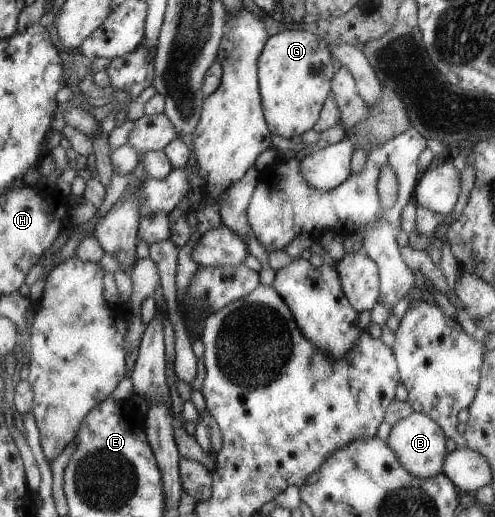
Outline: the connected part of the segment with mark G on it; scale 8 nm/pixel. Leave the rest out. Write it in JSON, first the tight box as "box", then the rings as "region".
{"box":[257,28,336,139],"region":[[[289,28],[268,38],[257,65],[263,111],[273,134],[292,139],[311,129],[336,75],[327,41],[303,28]]]}

